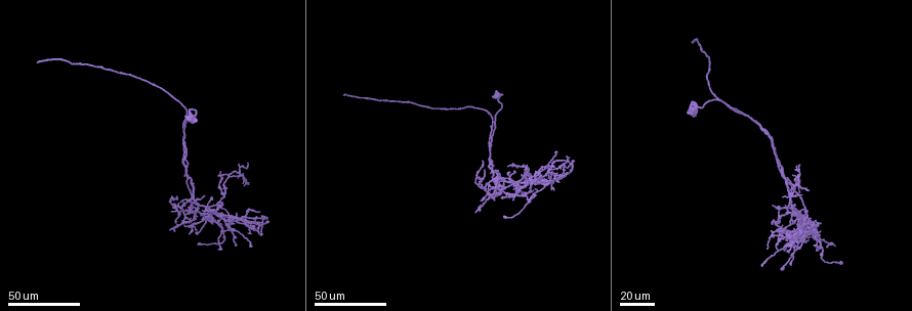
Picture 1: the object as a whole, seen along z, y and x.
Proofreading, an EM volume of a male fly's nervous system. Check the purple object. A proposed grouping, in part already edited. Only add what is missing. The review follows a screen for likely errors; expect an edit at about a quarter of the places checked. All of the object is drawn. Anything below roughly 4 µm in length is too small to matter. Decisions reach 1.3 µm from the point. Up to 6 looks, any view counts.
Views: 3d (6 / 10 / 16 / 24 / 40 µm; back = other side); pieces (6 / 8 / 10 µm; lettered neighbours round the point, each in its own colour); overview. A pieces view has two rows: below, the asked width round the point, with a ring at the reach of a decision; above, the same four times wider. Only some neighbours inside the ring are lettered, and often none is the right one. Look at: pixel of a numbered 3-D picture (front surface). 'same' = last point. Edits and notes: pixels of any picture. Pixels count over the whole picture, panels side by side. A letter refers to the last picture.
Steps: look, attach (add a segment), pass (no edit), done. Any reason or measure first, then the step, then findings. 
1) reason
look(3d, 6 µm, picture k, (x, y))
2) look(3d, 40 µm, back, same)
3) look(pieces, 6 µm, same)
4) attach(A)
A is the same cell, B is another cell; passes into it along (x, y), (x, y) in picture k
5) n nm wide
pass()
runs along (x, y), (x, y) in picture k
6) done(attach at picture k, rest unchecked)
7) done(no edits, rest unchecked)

thin end
look(3d, 40 µm, picture 1, (187, 211))

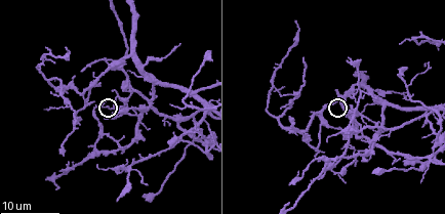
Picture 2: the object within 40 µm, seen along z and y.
look(pieces, 10 µm, picture 2, (116, 102))

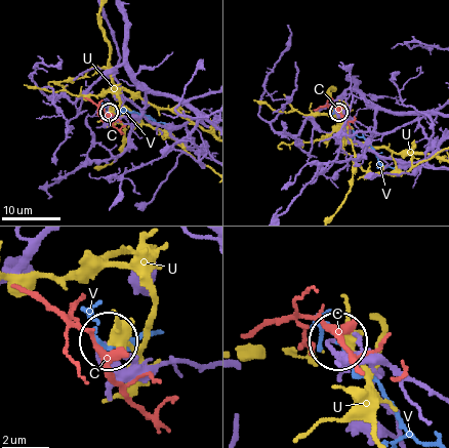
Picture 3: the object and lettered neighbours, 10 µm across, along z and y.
150 nm wide
pass()
C, U and V are other cells; none of them fits

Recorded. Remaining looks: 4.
end of a long branch
look(3d, 24 µm, picture 2, (291, 116))

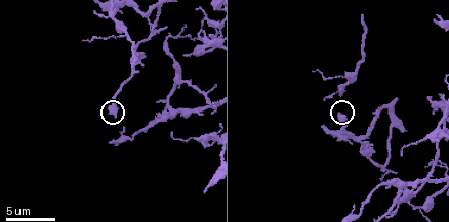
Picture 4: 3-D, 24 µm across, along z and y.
see the neighbours
look(pieces, 6 µm, picture 4, (108, 111))

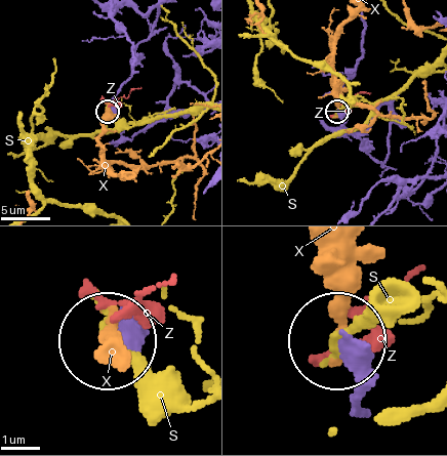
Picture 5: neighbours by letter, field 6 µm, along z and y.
360 nm wide
pass()
S, X and Z are other cells; no lettered segment goes on from it

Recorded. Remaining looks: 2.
branch stops here
look(3d, 24 µm, picture 2, (142, 197))

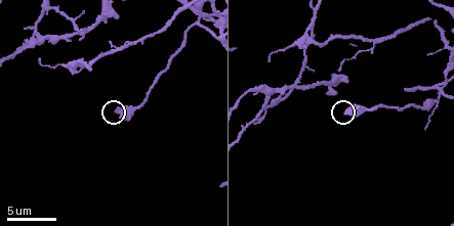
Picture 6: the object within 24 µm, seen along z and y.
look(pieces, 10 µm, picture 6, (345, 110))

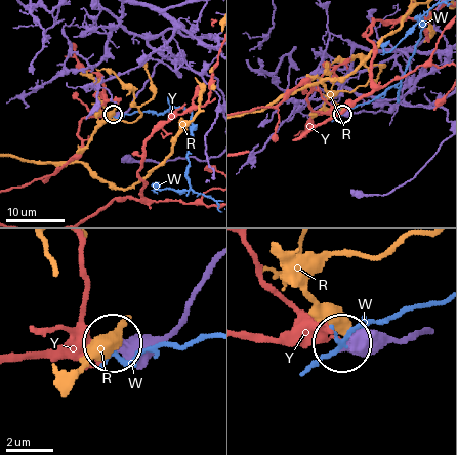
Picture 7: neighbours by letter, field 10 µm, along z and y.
pass()
R, W and Y are other cells; runs along (428, 332), (392, 343), (342, 343) in picture 7; no lettered segment goes on from it

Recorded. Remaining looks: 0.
done(no edits, rest unchecked)

